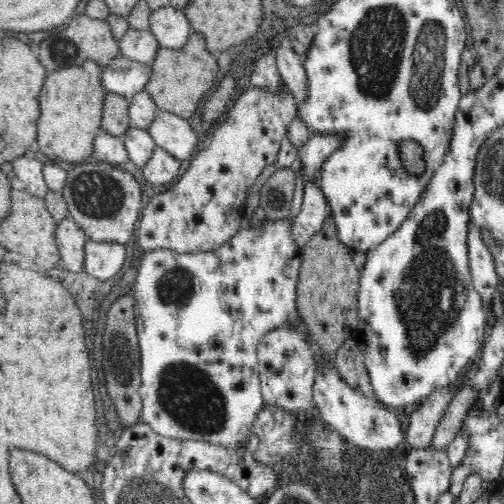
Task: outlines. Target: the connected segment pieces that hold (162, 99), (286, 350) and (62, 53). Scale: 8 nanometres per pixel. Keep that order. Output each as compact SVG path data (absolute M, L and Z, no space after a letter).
M191 31L186 36L186 42L180 47L167 49L158 45L154 62L151 63L151 78L147 83L146 92L162 111L173 111L182 118L189 119L194 116L197 102L206 94L216 80L218 63L216 55L206 46L204 35Z
M278 328L266 333L257 346L257 368L264 404L276 405L295 414L314 406L312 386L316 378L314 352L297 328Z
M86 14L75 15L57 29L38 30L38 38L42 38L42 43L38 45L38 60L42 66L82 67L86 60L93 60L104 68L121 54L119 39L112 34L108 21L96 20Z

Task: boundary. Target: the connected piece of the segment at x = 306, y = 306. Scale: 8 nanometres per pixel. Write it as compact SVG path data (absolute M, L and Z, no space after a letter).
M333 216L328 217L322 230L314 234L301 248L301 268L297 282L297 310L300 311L309 334L322 347L322 353L330 357L341 378L362 394L373 394L370 377L364 364L364 355L356 341L358 324L357 292L359 285L358 266L353 261L354 252L338 241Z

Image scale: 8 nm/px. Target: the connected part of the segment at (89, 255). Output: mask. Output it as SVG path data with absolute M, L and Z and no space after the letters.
M86 240L83 246L83 270L94 279L112 278L124 264L126 247L120 243Z

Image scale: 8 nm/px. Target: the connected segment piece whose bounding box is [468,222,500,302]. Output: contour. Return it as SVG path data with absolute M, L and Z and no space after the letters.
M469 224L469 269L474 288L482 295L484 302L492 302L498 294L498 273L491 250L486 246L479 228Z

